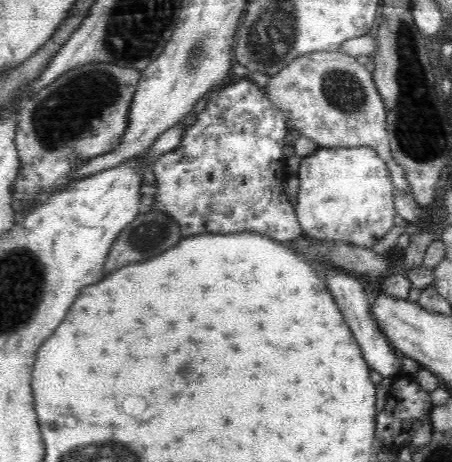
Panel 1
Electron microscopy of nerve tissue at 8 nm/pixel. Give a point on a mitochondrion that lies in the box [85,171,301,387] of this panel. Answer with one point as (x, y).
(149, 236)

